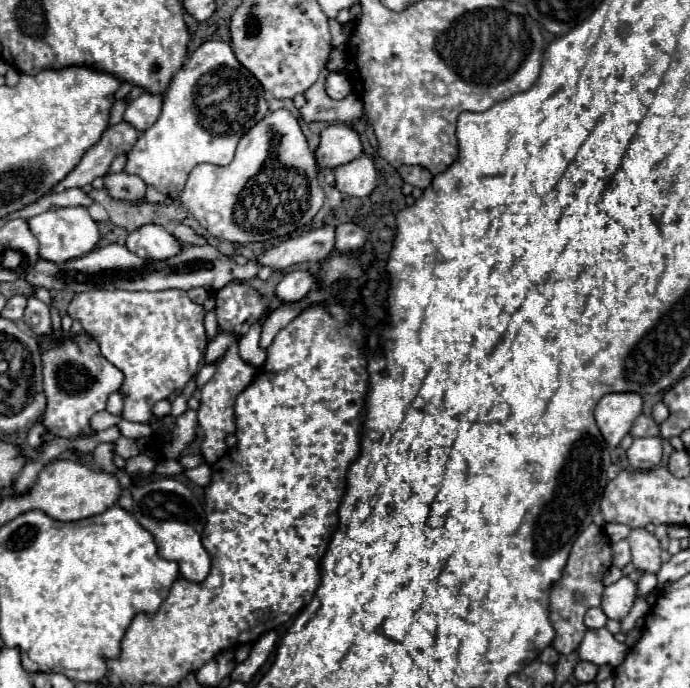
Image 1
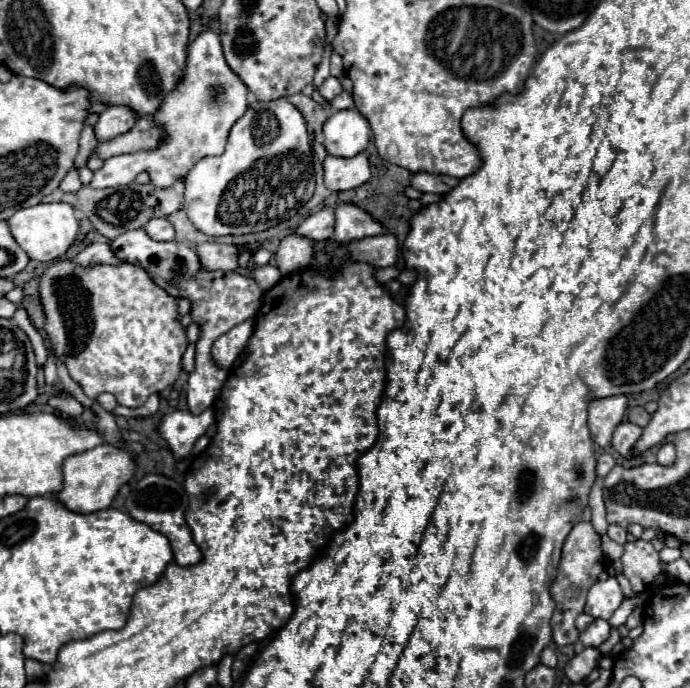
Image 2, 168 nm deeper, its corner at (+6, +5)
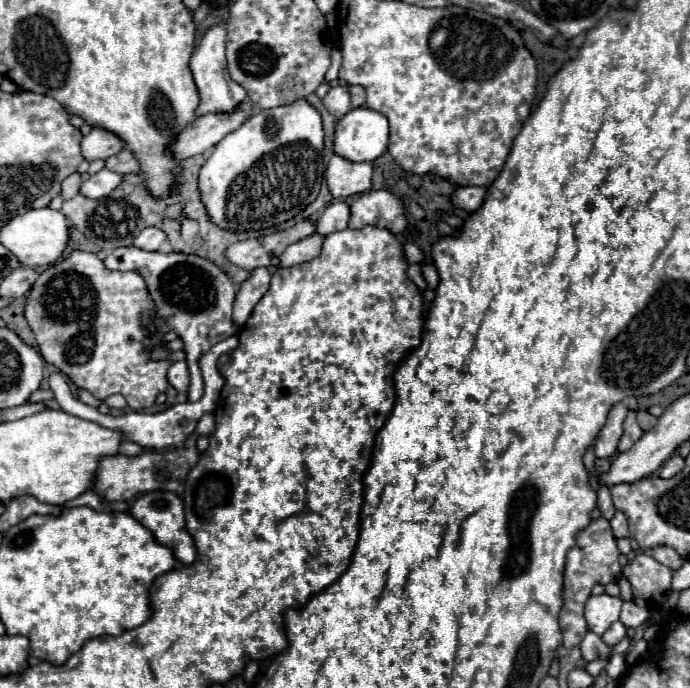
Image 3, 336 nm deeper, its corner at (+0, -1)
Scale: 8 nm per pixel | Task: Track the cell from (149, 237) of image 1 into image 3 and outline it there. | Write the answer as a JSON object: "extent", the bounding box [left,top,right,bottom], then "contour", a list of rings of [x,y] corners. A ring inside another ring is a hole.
{"extent":[103,247,237,401],"contour":[[[119,247],[103,261],[109,271],[135,271],[147,283],[147,291],[155,303],[155,313],[149,325],[149,333],[165,335],[175,331],[183,341],[185,361],[189,369],[189,401],[199,401],[203,395],[203,377],[199,369],[199,357],[207,353],[215,343],[237,333],[231,321],[233,301],[237,289],[227,273],[213,261],[185,255],[185,253],[149,253],[137,247]]]}

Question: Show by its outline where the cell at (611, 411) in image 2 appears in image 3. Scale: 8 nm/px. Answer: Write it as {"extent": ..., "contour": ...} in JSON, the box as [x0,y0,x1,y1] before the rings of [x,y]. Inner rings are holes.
{"extent":[595,405,627,459],"contour":[[[615,405],[607,417],[607,423],[603,425],[603,429],[597,435],[595,441],[595,455],[601,459],[609,459],[615,451],[617,451],[617,443],[621,439],[623,433],[623,419],[627,415],[627,407],[625,405]]]}

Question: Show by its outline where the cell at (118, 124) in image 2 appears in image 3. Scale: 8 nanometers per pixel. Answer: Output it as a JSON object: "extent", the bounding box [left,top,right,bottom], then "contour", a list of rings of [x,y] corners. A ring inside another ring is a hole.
{"extent":[81,129,125,161],"contour":[[[91,129],[91,133],[85,135],[81,141],[81,155],[87,161],[95,161],[95,159],[105,161],[107,157],[119,153],[121,149],[125,149],[123,141],[105,129]]]}

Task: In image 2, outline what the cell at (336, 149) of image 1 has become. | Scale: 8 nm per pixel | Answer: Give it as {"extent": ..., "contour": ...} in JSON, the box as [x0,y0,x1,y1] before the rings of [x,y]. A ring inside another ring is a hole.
{"extent":[323,109,371,157],"contour":[[[357,109],[335,111],[323,125],[325,149],[335,157],[353,157],[361,153],[371,139],[367,119]]]}

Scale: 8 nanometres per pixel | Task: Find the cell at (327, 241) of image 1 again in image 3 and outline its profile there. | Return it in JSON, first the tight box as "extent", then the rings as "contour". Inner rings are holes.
{"extent":[317,201,351,237],"contour":[[[333,201],[317,219],[317,233],[325,237],[329,233],[343,231],[349,225],[349,217],[351,217],[349,205],[345,201]]]}

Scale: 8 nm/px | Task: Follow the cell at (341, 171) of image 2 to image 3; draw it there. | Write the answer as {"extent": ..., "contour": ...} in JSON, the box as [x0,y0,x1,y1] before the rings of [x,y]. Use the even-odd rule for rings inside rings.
{"extent":[327,155,371,199],"contour":[[[333,155],[327,165],[327,185],[335,199],[351,197],[371,189],[371,163],[353,163],[341,155]]]}

